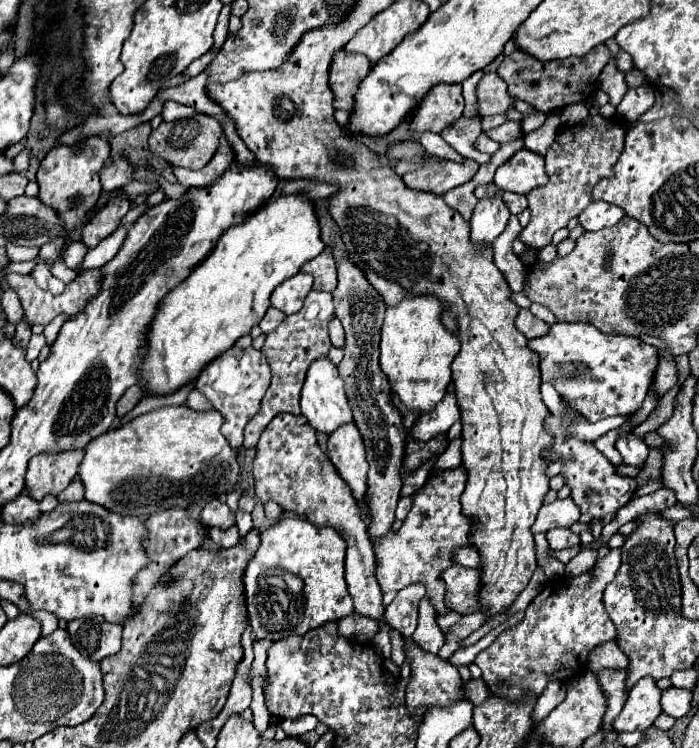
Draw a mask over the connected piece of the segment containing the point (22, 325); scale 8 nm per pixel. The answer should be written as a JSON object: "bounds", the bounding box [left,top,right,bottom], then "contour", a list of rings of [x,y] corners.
{"bounds":[15,319,31,347],"contour":[[[21,319],[21,321],[15,325],[15,343],[21,345],[21,347],[27,347],[29,337],[31,337],[31,327],[27,325],[25,319]]]}

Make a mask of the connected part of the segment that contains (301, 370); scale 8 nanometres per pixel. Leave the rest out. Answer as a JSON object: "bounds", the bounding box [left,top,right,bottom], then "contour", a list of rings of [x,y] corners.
{"bounds":[245,291,335,447],"contour":[[[311,291],[301,307],[301,311],[287,315],[285,321],[275,329],[273,333],[267,335],[265,345],[263,345],[263,355],[271,367],[271,385],[261,401],[261,407],[257,415],[247,423],[245,427],[245,447],[255,447],[259,435],[263,433],[265,425],[277,415],[277,413],[299,413],[299,393],[305,381],[307,365],[315,361],[315,357],[323,357],[329,353],[331,341],[329,341],[329,331],[327,323],[329,319],[335,317],[333,303],[331,303],[331,293],[325,291]]]}

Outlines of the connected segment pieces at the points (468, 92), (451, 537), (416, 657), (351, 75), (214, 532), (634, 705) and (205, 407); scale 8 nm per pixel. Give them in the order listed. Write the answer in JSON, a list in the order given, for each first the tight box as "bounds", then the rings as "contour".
[{"bounds":[463,69,483,115],"contour":[[[483,69],[481,71],[475,71],[471,77],[467,77],[463,81],[463,97],[465,97],[465,115],[477,115],[477,109],[475,109],[475,87],[479,83],[479,79],[483,77]]]},{"bounds":[373,465,475,615],"contour":[[[463,465],[455,469],[431,471],[425,485],[413,493],[413,505],[399,531],[387,533],[385,539],[373,543],[377,559],[377,581],[387,591],[401,591],[409,585],[421,583],[427,589],[427,599],[435,607],[435,613],[447,615],[451,609],[445,605],[445,581],[441,573],[455,565],[455,551],[461,547],[471,547],[471,529],[475,529],[475,519],[463,515],[461,495],[467,485],[467,469]]]},{"bounds":[403,637,463,713],"contour":[[[403,637],[403,641],[405,641],[403,651],[411,661],[411,679],[405,695],[405,701],[407,701],[405,707],[409,713],[415,713],[417,709],[423,709],[423,707],[443,707],[443,705],[449,705],[449,701],[463,697],[463,691],[461,691],[463,681],[457,669],[449,661],[443,661],[439,655],[423,651],[411,637],[409,639]]]},{"bounds":[329,53,371,111],"contour":[[[335,53],[331,71],[329,71],[329,85],[335,93],[335,109],[343,111],[353,111],[355,103],[355,93],[359,89],[359,83],[367,77],[371,71],[371,65],[363,55],[353,55],[353,53]]]},{"bounds":[209,525,241,547],"contour":[[[233,525],[233,527],[229,527],[229,529],[215,529],[215,527],[211,527],[209,529],[209,539],[215,543],[215,545],[219,545],[219,547],[233,547],[233,545],[237,545],[239,543],[239,539],[241,539],[241,535],[239,535],[239,529],[237,529],[237,525]]]},{"bounds":[613,677,661,731],"contour":[[[643,677],[629,693],[621,715],[613,721],[615,731],[643,731],[653,725],[661,713],[661,689],[651,677]]]},{"bounds":[185,389,213,411],"contour":[[[191,389],[191,393],[189,393],[185,405],[187,405],[189,409],[193,409],[193,411],[209,411],[209,409],[213,407],[197,389]]]}]

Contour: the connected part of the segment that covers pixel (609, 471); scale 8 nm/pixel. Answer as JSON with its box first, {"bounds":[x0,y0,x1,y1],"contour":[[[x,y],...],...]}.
{"bounds":[547,415,637,519],"contour":[[[549,415],[547,417],[547,427],[551,429],[551,433],[555,437],[555,445],[551,449],[551,459],[557,461],[557,459],[565,457],[565,469],[561,471],[561,475],[565,477],[565,483],[571,487],[571,497],[573,497],[575,505],[581,509],[581,513],[585,513],[593,519],[603,519],[607,515],[617,513],[633,497],[633,493],[637,489],[635,479],[617,475],[615,467],[609,463],[607,457],[603,457],[593,447],[593,443],[585,443],[585,441],[579,441],[575,437],[565,435],[559,427],[557,417]]]}

